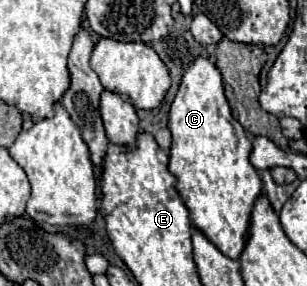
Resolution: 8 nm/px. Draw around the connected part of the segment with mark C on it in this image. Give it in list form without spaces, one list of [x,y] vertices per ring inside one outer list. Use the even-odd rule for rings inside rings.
[[[199,57],[185,71],[171,103],[169,129],[173,135],[169,171],[177,179],[175,189],[189,209],[191,223],[223,255],[237,259],[245,245],[251,207],[263,191],[263,181],[249,163],[251,139],[235,123],[223,93],[221,73],[209,59]]]

